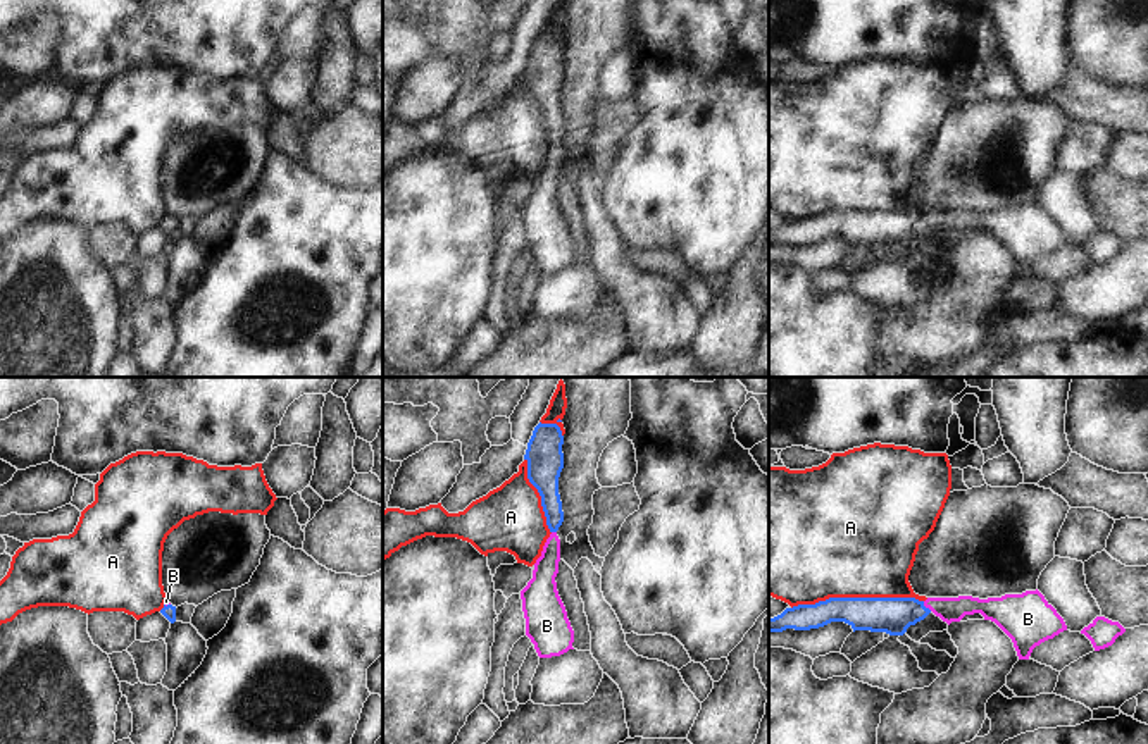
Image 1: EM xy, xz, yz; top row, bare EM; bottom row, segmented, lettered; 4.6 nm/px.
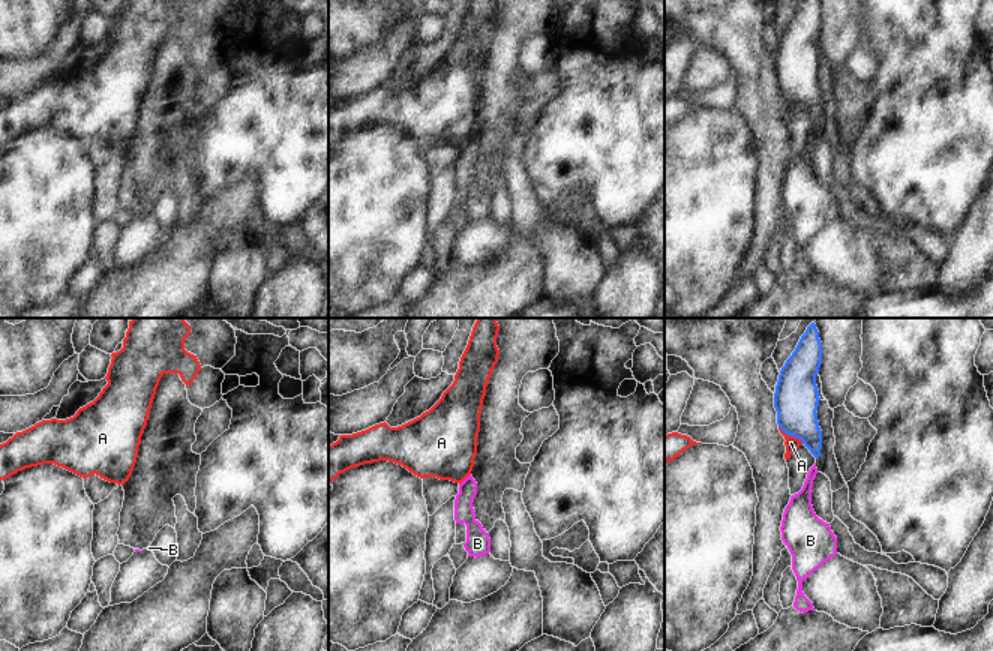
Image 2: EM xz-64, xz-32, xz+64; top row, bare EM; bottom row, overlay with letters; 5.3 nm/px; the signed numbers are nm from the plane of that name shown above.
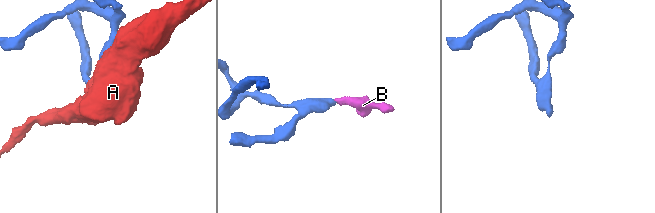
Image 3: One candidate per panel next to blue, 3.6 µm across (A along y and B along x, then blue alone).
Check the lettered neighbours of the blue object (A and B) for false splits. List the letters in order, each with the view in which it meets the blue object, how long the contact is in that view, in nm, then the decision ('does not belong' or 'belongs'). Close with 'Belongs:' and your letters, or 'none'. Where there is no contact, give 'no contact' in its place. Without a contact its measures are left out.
A: meets blue in yz; contact 600 nm long; does not belong
B: meets blue in yz; contact 60 nm long; belongs
Belongs: B

